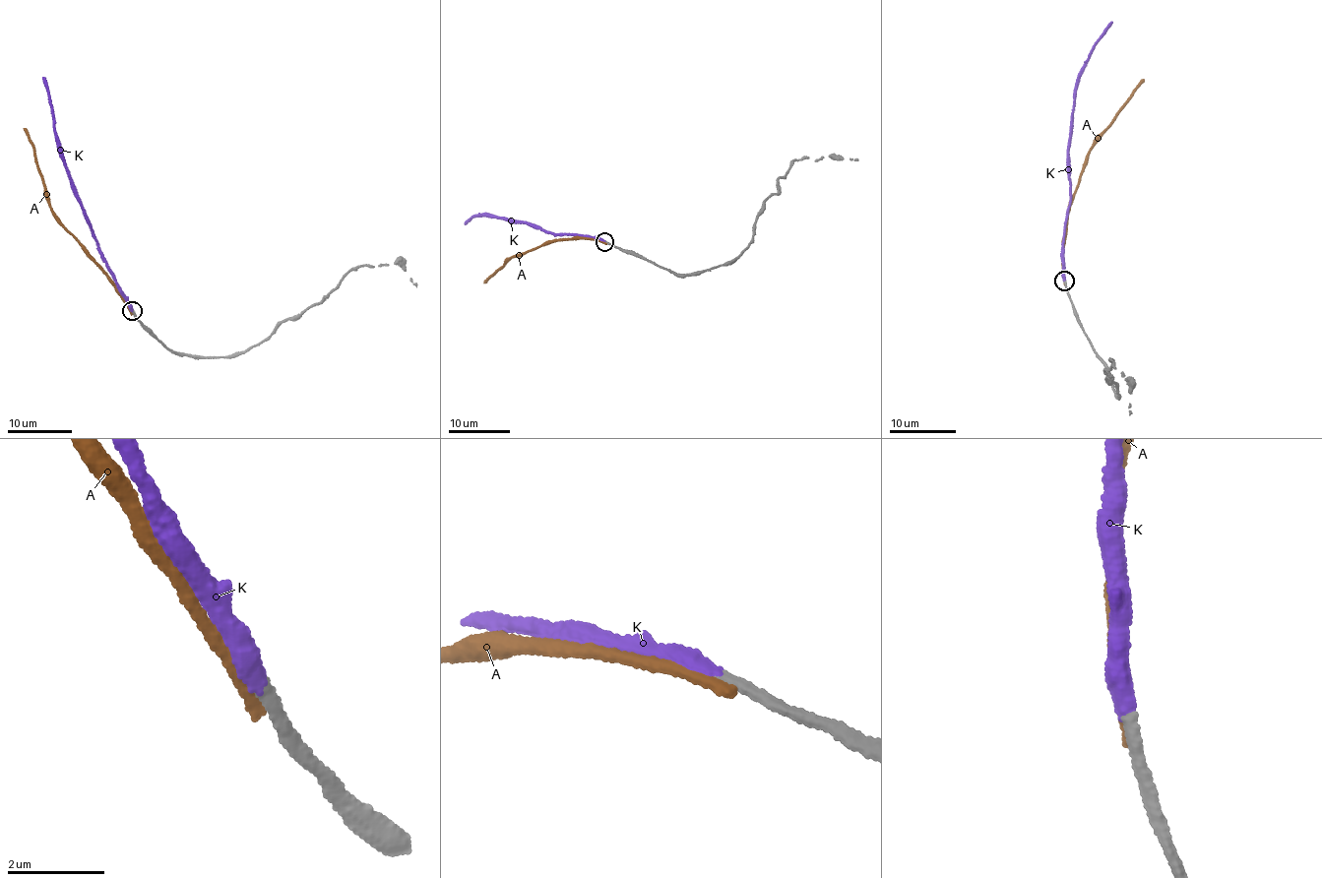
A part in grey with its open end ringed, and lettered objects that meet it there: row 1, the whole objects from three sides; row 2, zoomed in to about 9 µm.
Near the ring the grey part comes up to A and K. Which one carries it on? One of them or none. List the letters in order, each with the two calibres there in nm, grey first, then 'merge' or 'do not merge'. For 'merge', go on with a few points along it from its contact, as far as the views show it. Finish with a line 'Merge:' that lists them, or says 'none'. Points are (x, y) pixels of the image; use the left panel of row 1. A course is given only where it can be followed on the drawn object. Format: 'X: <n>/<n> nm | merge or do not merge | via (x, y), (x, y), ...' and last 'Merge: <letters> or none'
A: 300/300 nm | do not merge
K: 280/400 nm | merge | via (131, 311), (131, 303), (97, 244), (66, 167), (42, 77)
Merge: K

